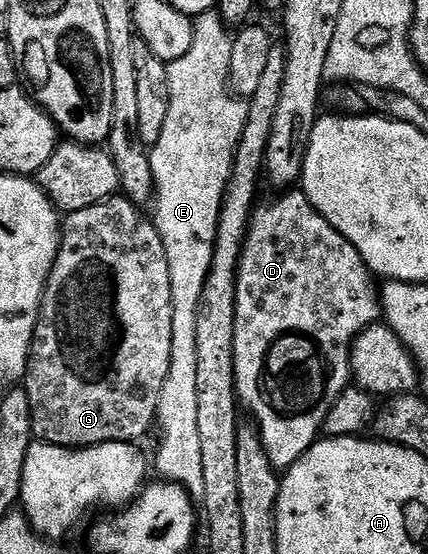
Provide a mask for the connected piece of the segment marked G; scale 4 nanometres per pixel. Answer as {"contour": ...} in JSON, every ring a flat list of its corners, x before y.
{"contour":[[122,195,107,197,101,203,93,203,93,207,85,207,81,211,73,211,66,214,61,221,61,232,59,234,59,250,55,256,55,262,51,268,51,274,47,277,47,286,43,289,43,301,39,304,39,314,35,324,35,334,31,340,31,354,27,360,27,375,25,388,29,395,29,407,31,408,31,435,36,442,44,445,60,445,66,449,84,449,86,445,100,445,101,443,113,443,114,441,130,441,132,443,142,442,142,437,147,432,152,432,156,424,155,412,157,411,157,399,161,395,161,387,165,385,165,375,169,373,171,362,171,351,173,349,173,291,169,287,169,259,165,259,165,243,161,243,161,235,157,231,154,220,150,216,142,217,140,206,128,201]]}

